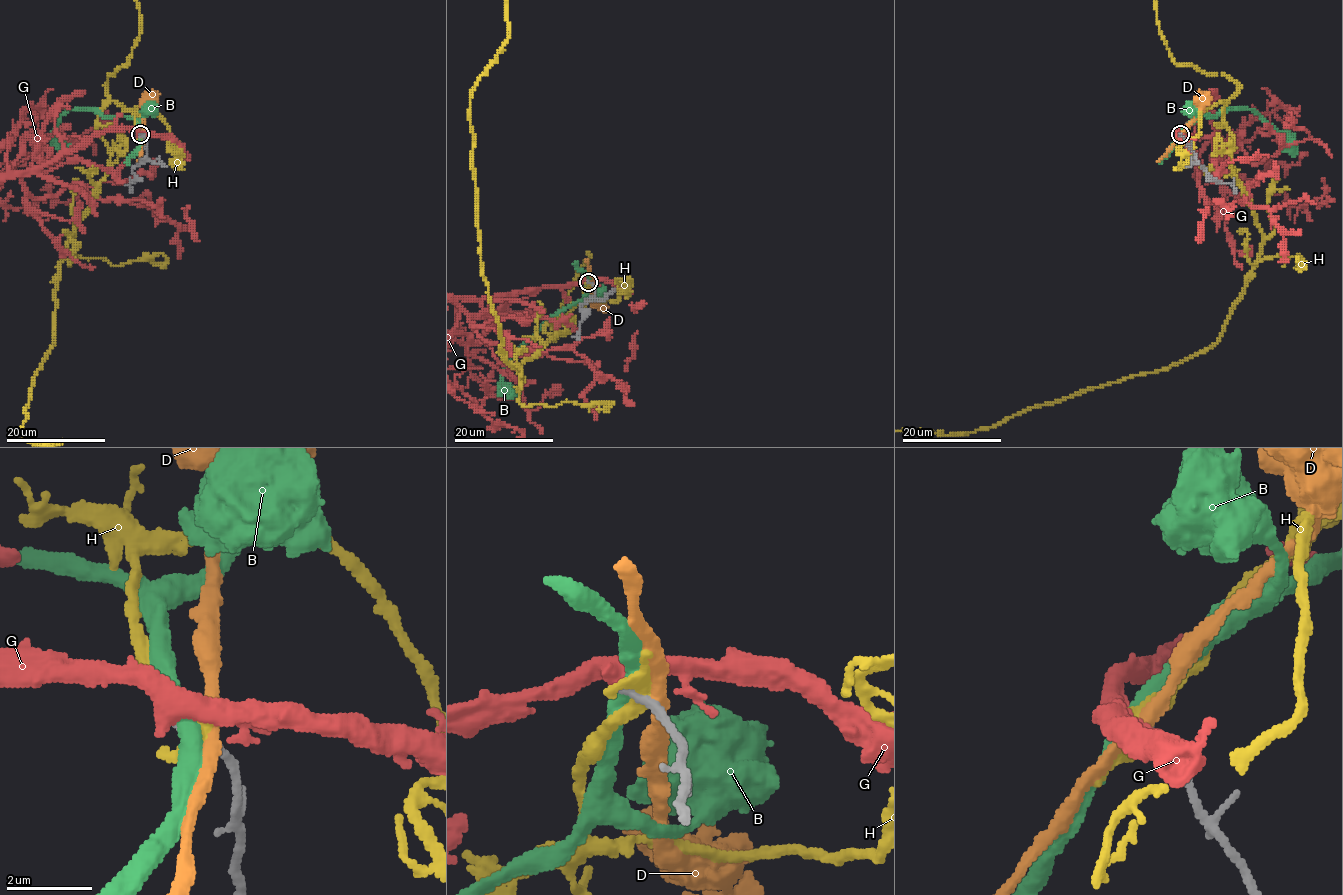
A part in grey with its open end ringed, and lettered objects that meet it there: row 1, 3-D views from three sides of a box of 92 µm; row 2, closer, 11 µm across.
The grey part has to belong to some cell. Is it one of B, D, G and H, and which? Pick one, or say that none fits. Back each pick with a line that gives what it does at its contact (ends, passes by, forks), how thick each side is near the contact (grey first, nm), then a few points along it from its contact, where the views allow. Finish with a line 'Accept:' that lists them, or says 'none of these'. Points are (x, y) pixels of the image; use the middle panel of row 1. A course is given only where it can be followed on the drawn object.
G: it passes by; calibres 200 and 400 nm
Accept: G

